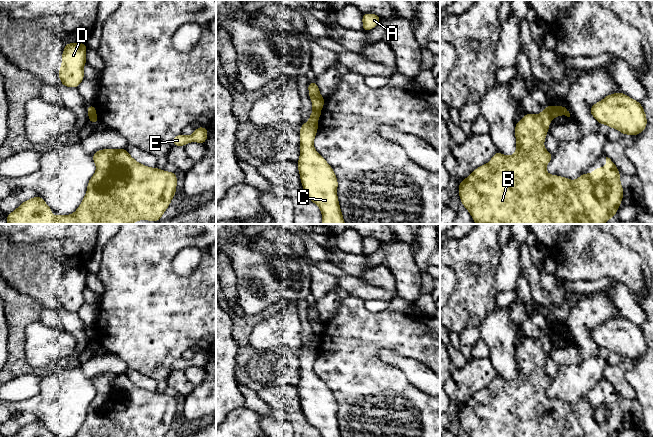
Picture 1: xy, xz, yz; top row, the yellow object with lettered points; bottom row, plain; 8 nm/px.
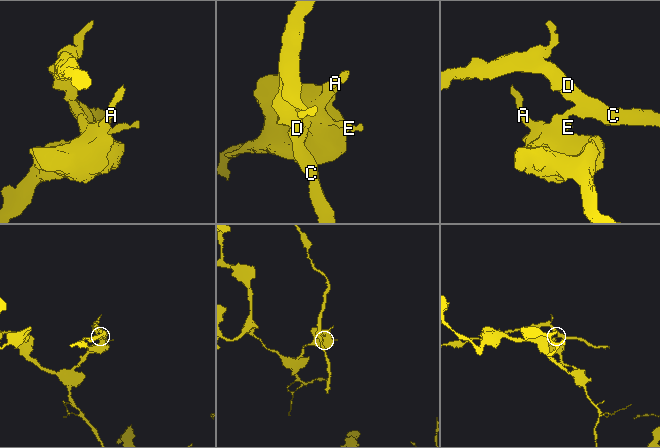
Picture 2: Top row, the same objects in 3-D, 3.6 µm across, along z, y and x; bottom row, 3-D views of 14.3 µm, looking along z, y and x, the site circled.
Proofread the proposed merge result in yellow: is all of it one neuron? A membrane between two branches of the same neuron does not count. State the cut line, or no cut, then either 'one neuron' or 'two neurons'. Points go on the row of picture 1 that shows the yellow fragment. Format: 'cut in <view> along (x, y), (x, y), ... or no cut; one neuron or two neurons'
cut in yz along (545, 108), (552, 118); two neurons

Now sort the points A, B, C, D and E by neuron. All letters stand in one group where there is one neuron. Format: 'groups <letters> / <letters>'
groups A B E / C D

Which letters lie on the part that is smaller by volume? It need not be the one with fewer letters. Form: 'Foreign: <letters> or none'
Foreign: C, D

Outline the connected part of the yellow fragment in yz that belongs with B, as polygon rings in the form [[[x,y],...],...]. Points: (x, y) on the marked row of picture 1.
[[[545,108],[540,114],[527,113],[515,124],[517,150],[511,156],[496,152],[485,165],[476,168],[466,179],[459,182],[459,197],[477,224],[604,224],[616,216],[623,199],[624,189],[620,172],[614,162],[606,157],[606,167],[599,166],[591,174],[584,173],[575,181],[550,175],[546,166],[553,156],[544,147],[544,140],[552,121]]]

